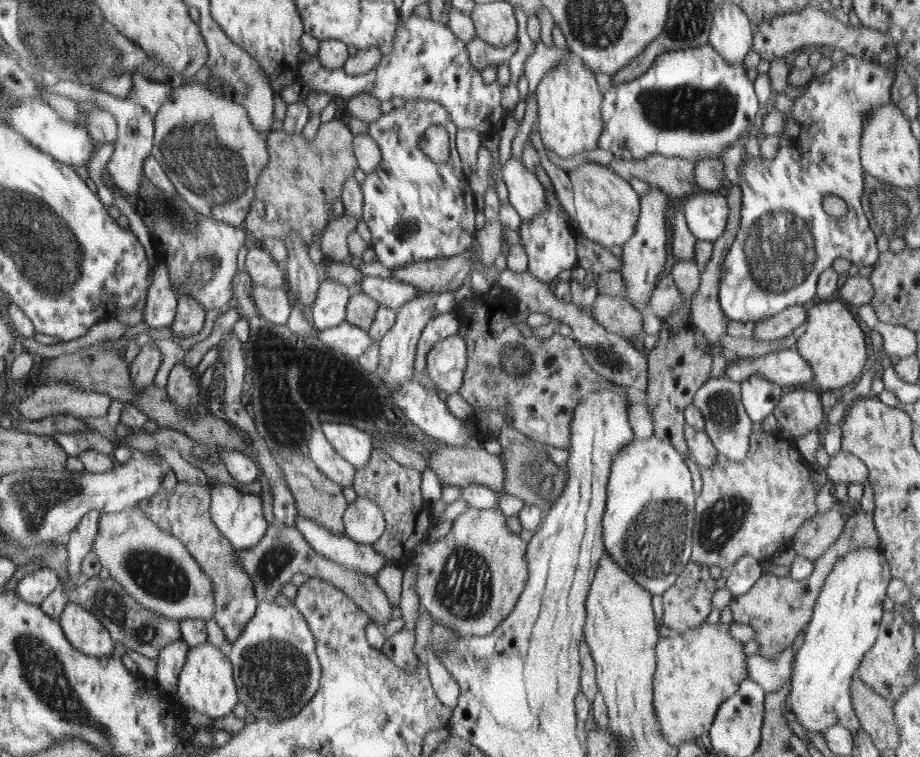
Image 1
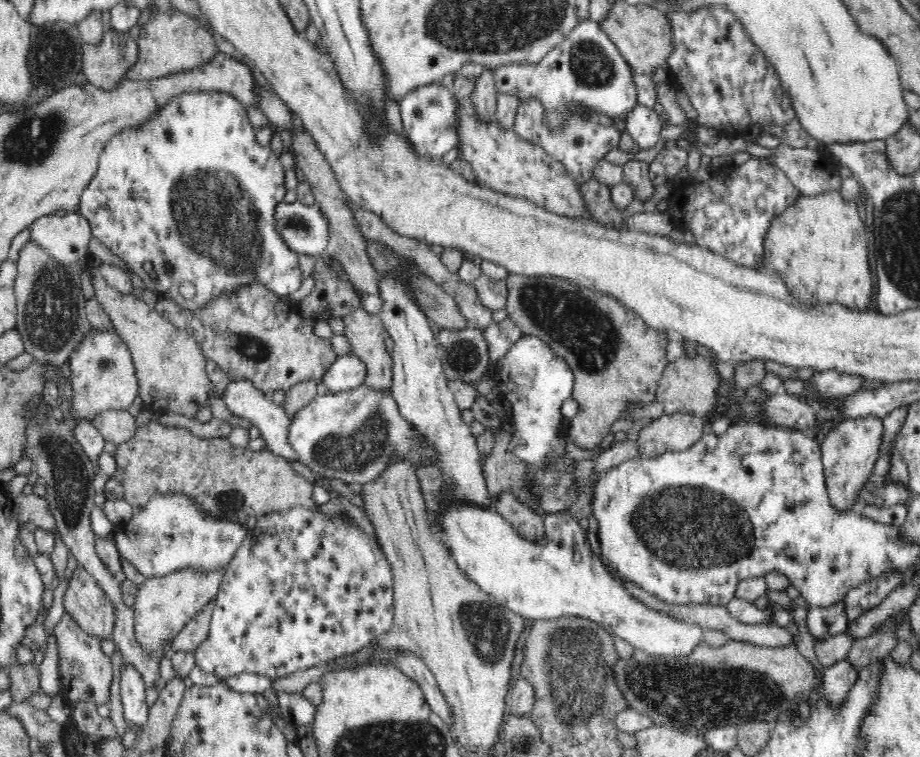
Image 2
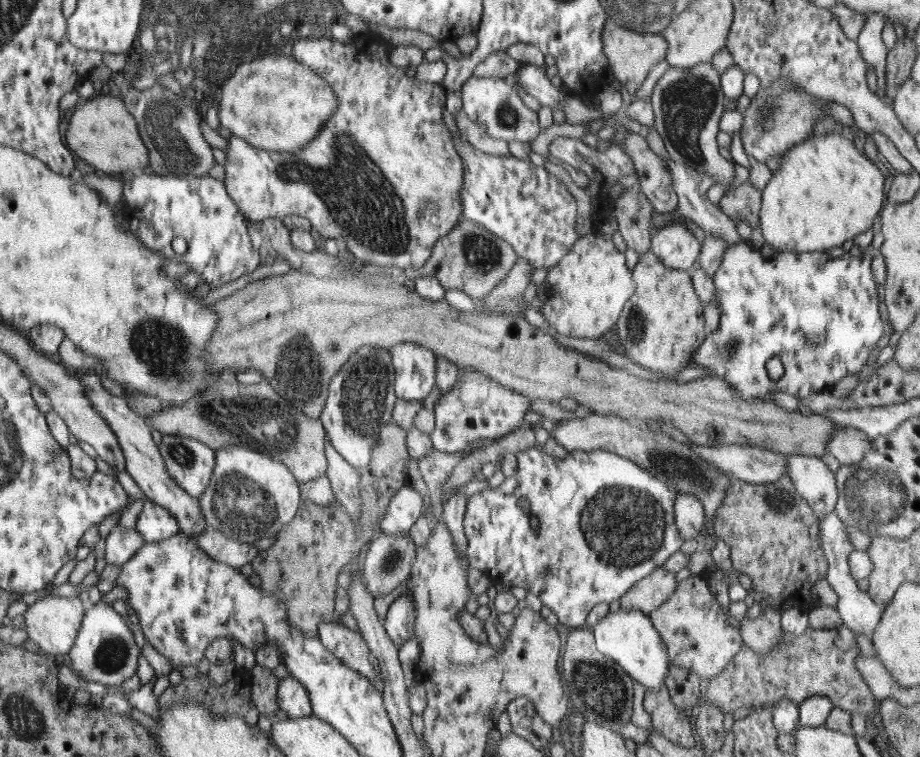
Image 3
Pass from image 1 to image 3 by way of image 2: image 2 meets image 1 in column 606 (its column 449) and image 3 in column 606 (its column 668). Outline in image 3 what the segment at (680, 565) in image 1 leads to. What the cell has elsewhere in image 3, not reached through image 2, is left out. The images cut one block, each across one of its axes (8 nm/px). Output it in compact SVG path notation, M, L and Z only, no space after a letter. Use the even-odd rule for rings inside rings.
M638 610L624 611L608 614L596 626L592 628L595 635L595 643L604 656L615 660L625 669L636 682L639 682L648 690L658 690L665 686L668 671L670 670L670 654L667 645L650 616Z

